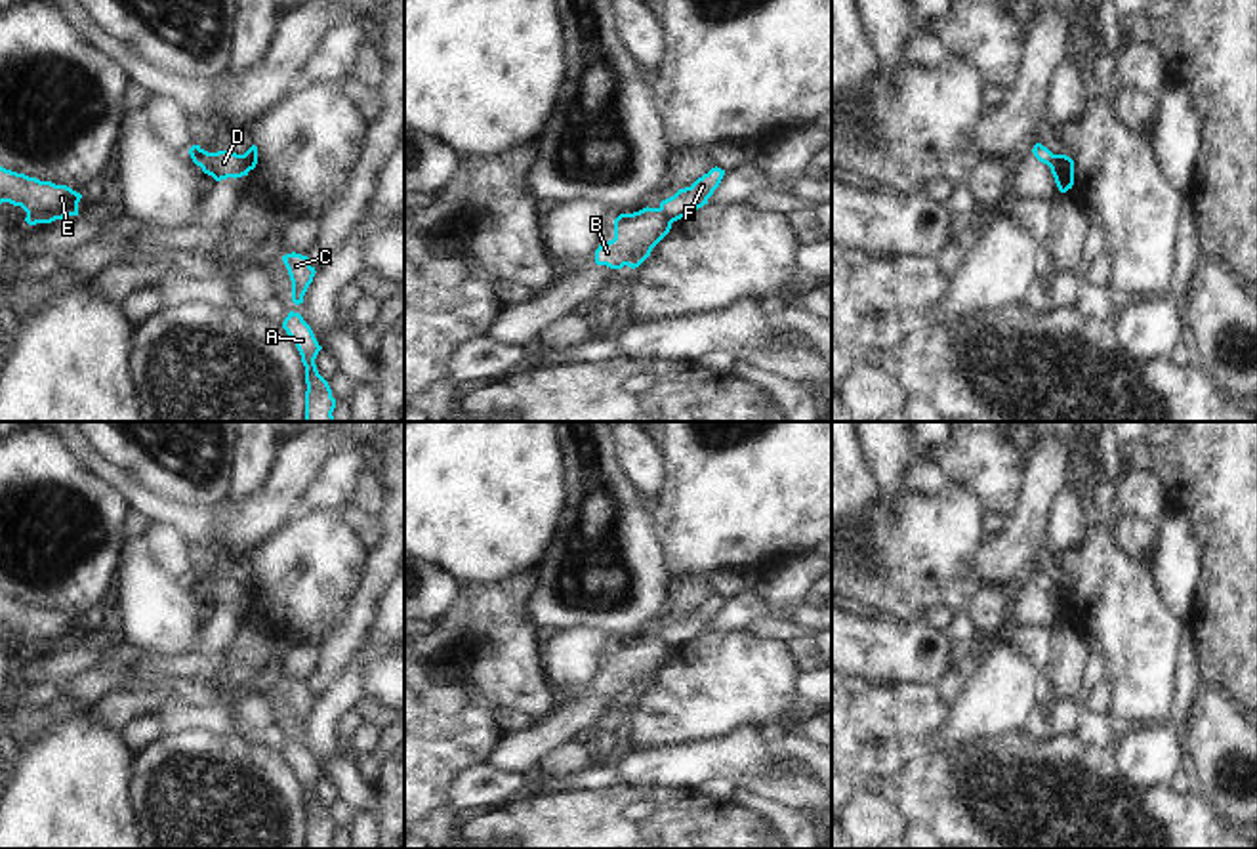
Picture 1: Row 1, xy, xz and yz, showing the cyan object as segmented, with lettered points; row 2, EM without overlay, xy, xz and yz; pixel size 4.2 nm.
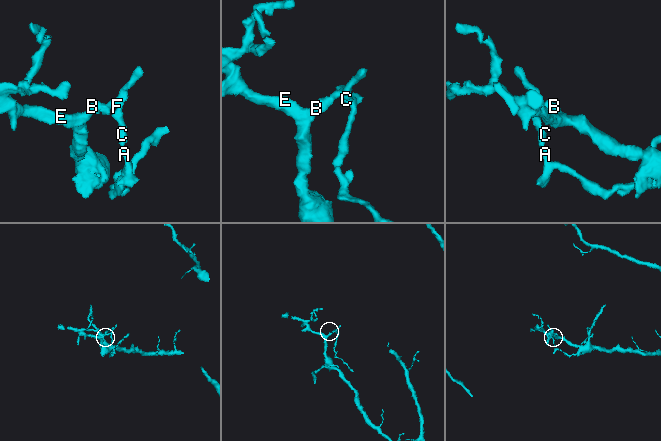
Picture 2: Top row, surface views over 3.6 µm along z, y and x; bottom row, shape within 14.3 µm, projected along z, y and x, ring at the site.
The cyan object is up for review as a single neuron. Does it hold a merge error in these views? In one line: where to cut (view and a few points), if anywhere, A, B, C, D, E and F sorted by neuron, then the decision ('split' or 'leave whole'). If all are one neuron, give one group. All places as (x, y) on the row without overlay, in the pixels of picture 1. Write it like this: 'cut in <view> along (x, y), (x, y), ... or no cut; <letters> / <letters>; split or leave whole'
cut in xy along (239, 582), (248, 598); A C F / B D E; split

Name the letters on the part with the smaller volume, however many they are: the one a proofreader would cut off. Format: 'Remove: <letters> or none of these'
Remove: A, C, F

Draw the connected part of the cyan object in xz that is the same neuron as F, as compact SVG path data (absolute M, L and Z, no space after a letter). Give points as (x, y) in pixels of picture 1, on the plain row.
M717 593L711 595L708 601L698 605L690 614L679 616L673 624L662 628L660 635L673 649L696 639L698 635L708 632L708 626L719 614L723 603L725 603L725 597Z

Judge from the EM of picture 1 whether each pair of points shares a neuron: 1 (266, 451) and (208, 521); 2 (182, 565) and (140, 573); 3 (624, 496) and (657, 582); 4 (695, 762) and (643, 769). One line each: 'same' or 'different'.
1: same
2: different
3: same
4: same

